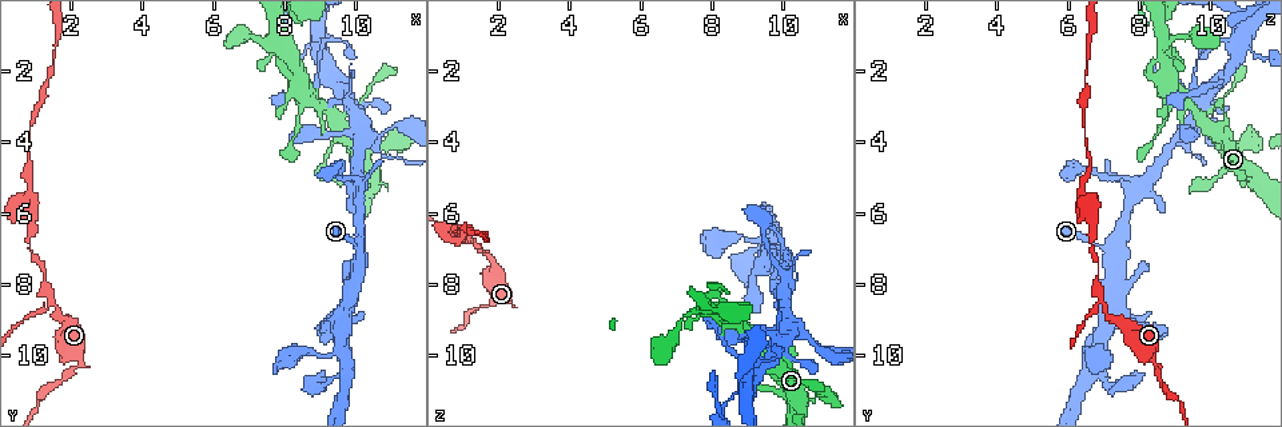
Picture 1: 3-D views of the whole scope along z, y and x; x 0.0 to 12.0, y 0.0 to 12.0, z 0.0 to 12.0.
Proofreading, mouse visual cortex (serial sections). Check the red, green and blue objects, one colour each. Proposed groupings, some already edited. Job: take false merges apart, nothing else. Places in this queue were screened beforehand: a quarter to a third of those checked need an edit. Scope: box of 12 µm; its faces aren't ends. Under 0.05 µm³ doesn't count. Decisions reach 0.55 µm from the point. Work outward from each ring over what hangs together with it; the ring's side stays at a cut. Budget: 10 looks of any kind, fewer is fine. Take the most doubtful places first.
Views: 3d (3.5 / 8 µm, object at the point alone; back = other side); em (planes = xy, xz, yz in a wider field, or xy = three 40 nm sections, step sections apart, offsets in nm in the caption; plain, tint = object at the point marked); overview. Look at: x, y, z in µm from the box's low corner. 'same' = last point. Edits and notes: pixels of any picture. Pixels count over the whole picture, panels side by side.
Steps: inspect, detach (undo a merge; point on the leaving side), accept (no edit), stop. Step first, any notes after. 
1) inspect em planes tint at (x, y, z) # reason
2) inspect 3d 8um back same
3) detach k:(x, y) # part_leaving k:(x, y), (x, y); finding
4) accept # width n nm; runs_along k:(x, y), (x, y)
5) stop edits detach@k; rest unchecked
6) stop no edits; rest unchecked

inspect 3d 3.5um back at (1.5, 8.4, 6.9) # three-way junction

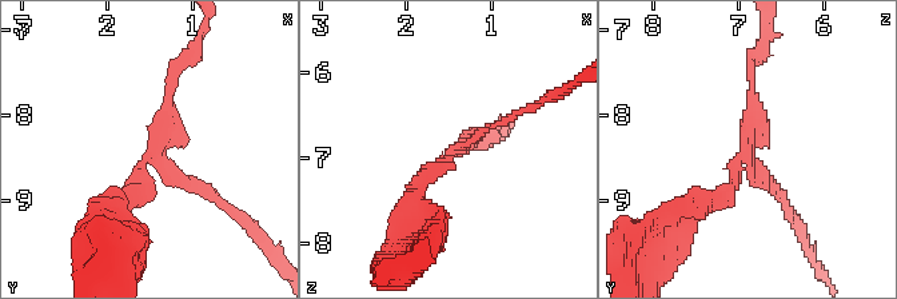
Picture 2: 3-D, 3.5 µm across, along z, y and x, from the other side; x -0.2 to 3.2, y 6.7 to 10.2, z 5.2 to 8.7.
detach 2:(196, 183) # arms 3; part_leaving 2:(156, 159), (251, 224); two cells meet here

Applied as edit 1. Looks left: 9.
inspect 3d 3.5um back at (0.8, 6.0, 6.6) # sudden change in width

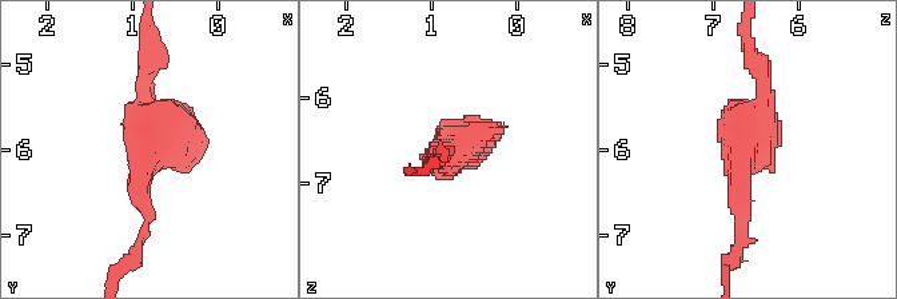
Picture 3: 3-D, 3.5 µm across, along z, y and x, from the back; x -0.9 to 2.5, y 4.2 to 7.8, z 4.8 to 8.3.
inspect em xy step 5 tint at (0.80, 5.85, 6.65) # now the EM

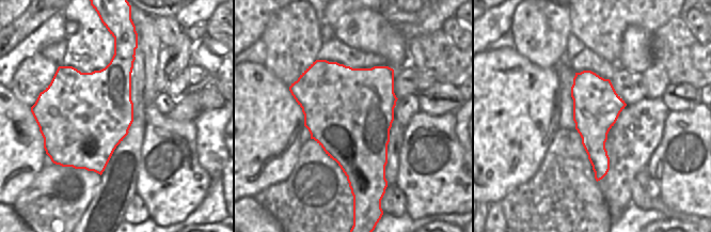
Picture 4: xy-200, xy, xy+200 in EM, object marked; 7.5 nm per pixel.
accept # runs_along 3:(738, 220), (742, 127), (762, 102), (752, 56); one cell here

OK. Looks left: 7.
inspect 3d 3.5um at (10.1, 3.9, 9.2)

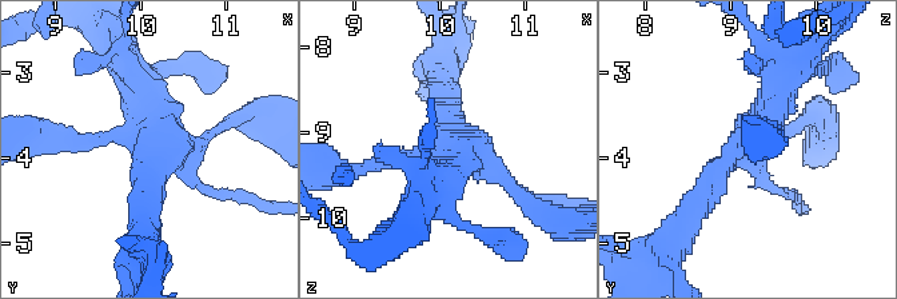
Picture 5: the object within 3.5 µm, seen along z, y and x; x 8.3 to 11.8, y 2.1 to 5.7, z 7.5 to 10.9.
inspect em xy step 3 plain at (10.20, 3.85, 9.20)

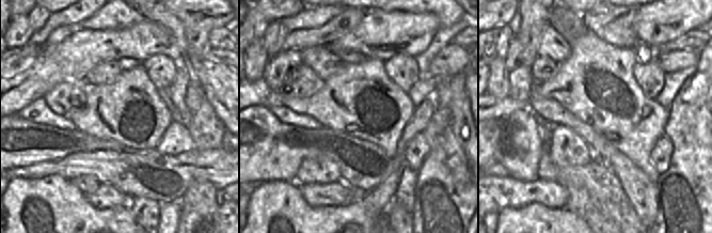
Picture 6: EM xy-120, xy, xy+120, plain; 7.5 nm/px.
inspect em xy step 3 tint same # where the object lies

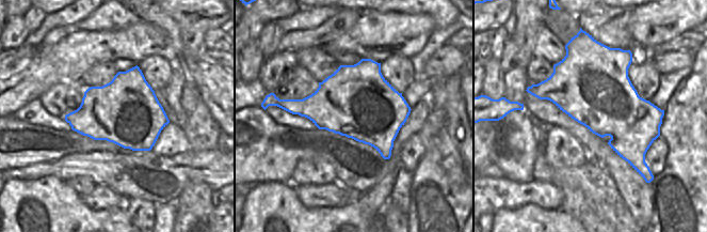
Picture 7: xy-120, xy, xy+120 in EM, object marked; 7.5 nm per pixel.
accept # runs_along 5:(690, 211), (766, 118), (790, 72); one cell here

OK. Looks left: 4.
inspect 3d 3.5um at (9.0, 1.2, 10.9)

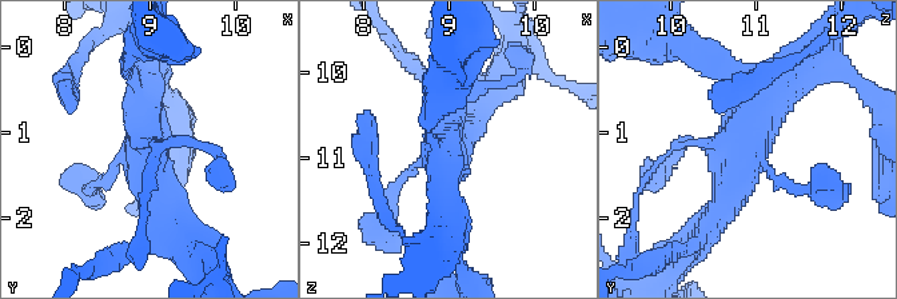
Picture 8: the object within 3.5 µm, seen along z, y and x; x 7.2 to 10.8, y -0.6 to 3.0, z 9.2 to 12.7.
inspect em xy step 1 tint at (9.00, 1.25, 10.85) # shape alone is not enough

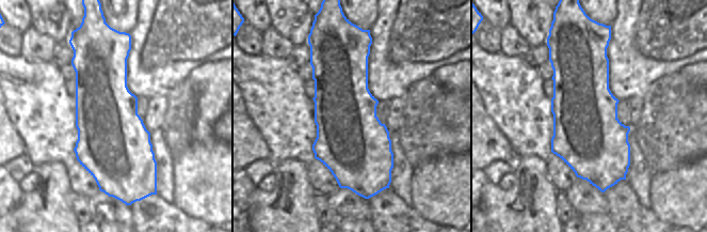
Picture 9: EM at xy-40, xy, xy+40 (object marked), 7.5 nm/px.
accept # runs_along 8:(709, 224), (750, 102), (781, 78); continuous, no second cell

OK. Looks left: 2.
stop edits detach@2; rest unchecked

